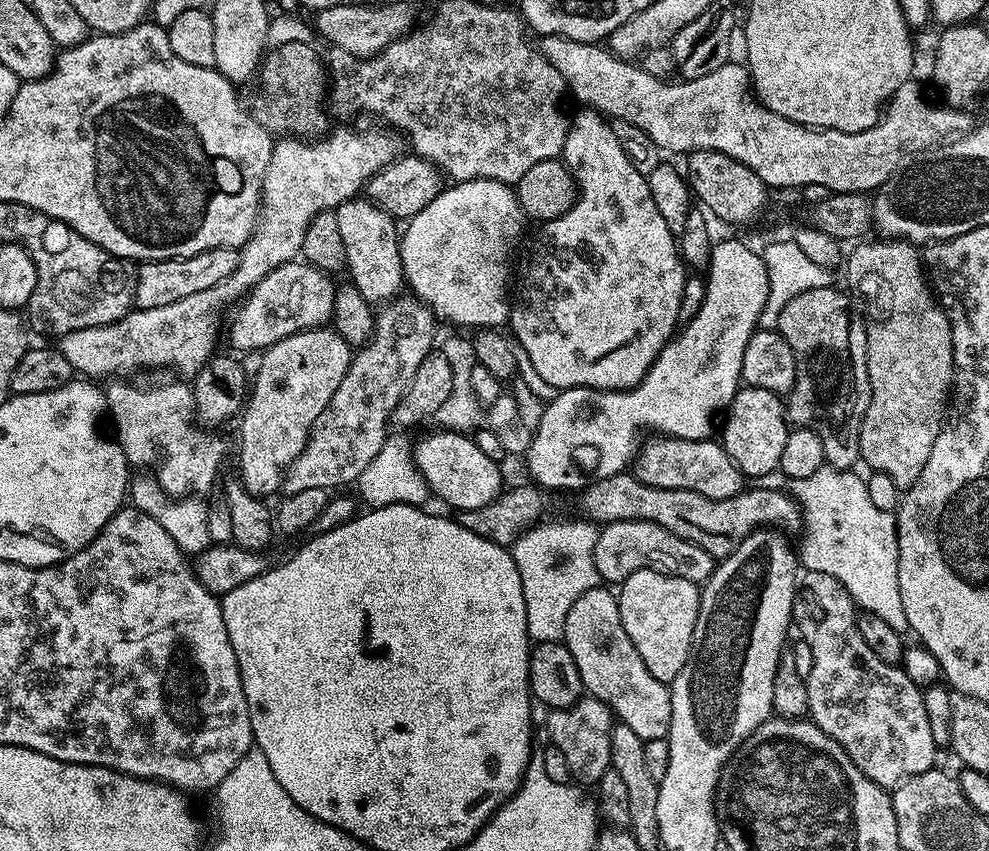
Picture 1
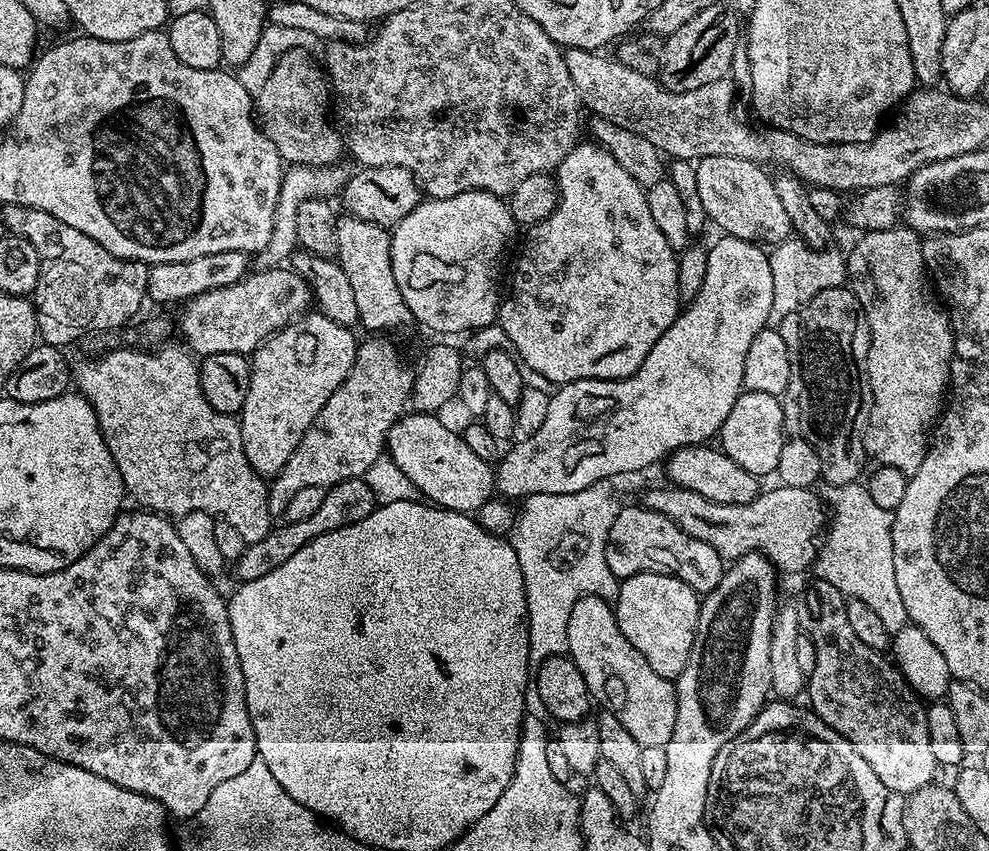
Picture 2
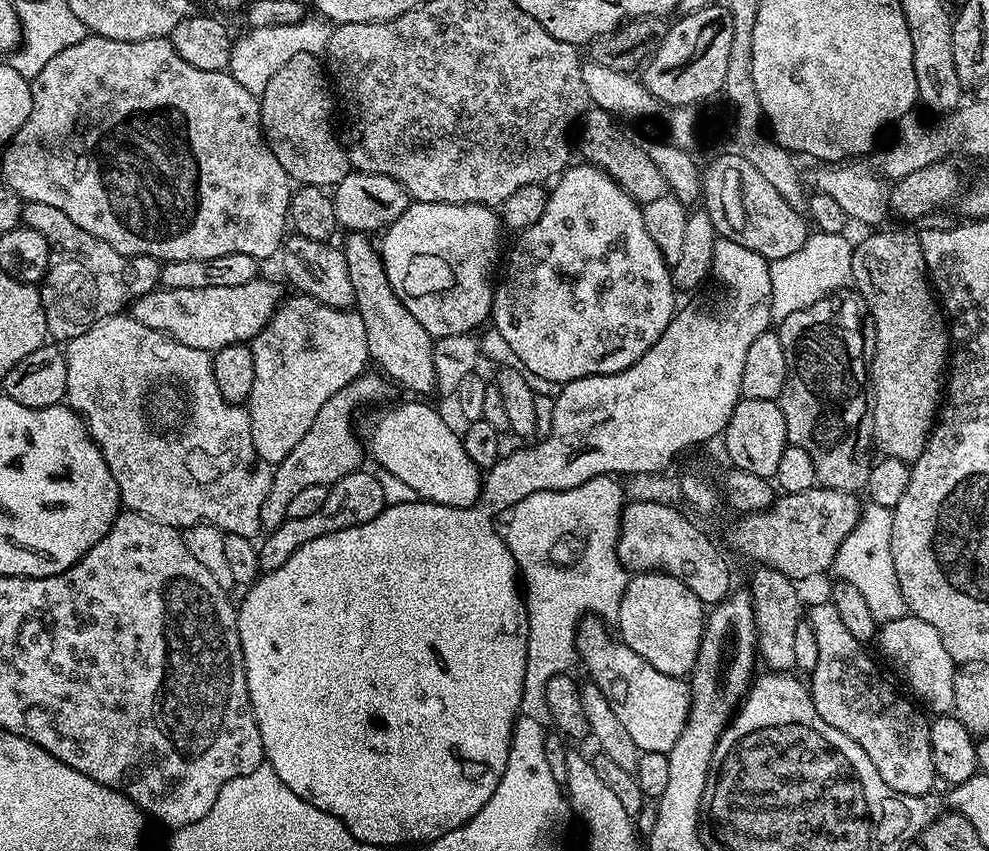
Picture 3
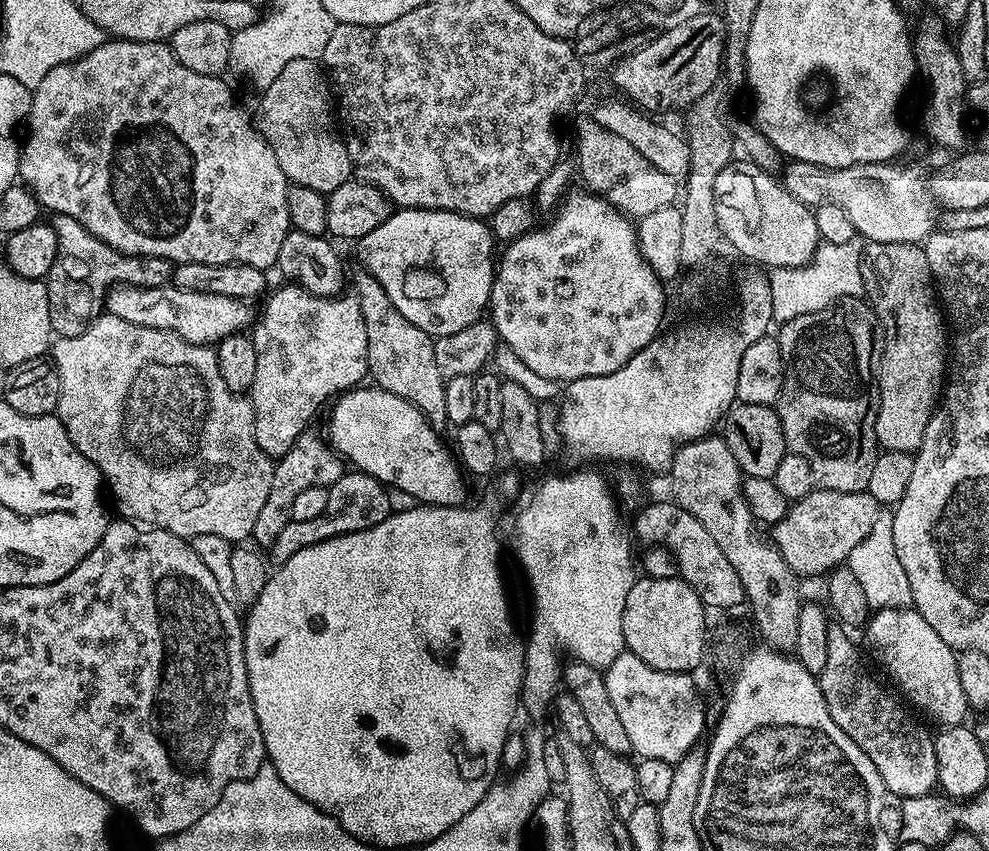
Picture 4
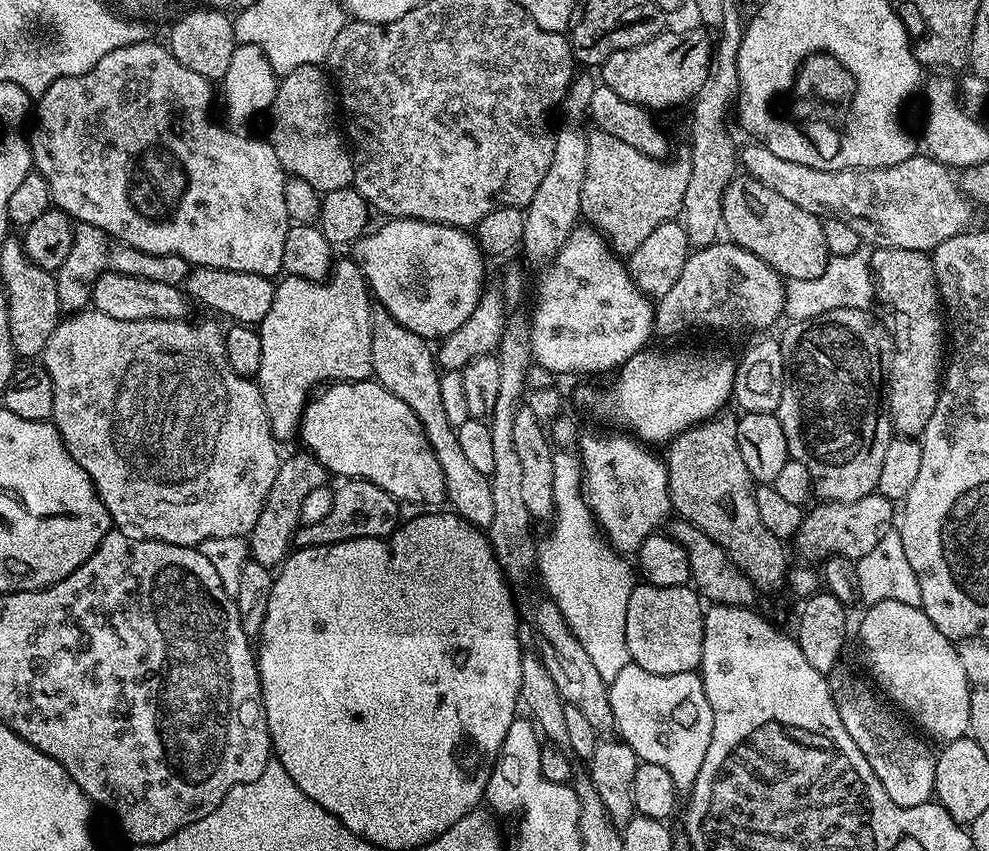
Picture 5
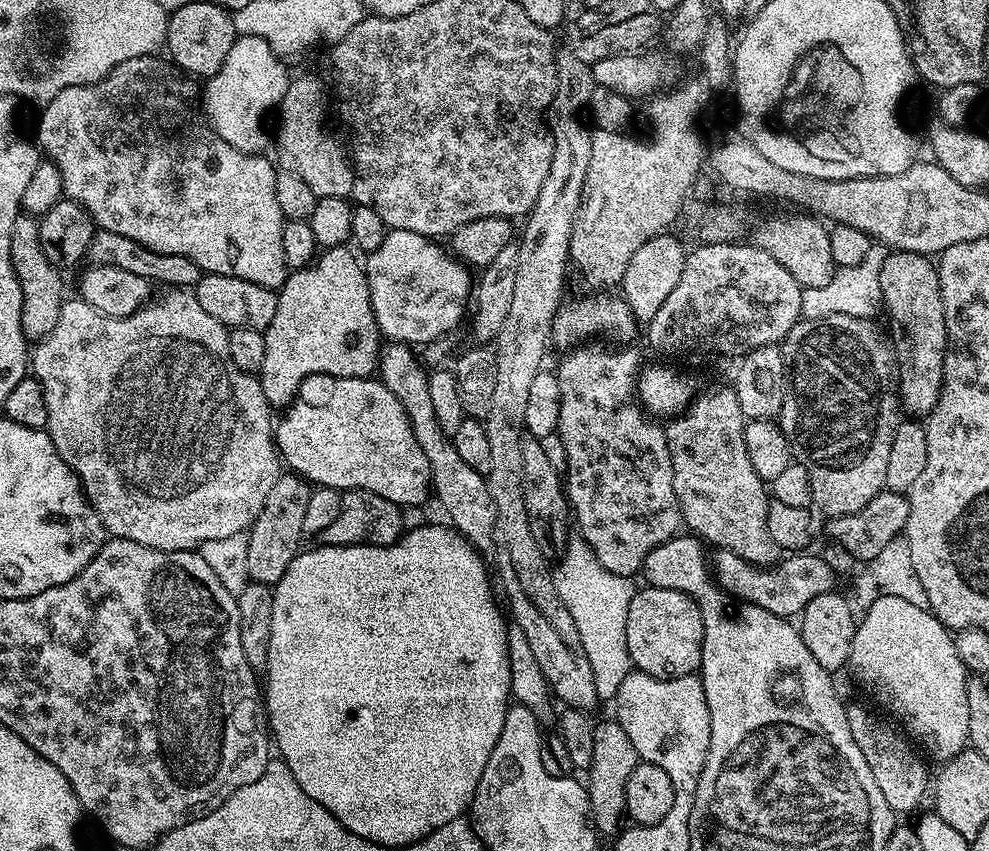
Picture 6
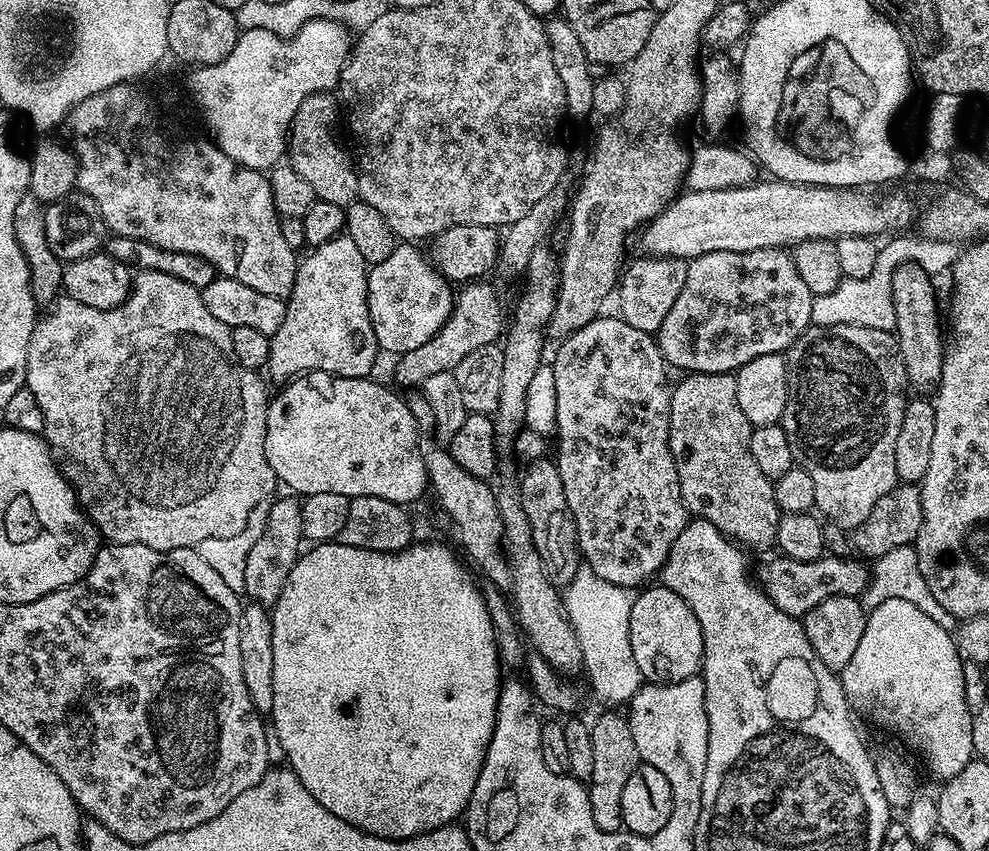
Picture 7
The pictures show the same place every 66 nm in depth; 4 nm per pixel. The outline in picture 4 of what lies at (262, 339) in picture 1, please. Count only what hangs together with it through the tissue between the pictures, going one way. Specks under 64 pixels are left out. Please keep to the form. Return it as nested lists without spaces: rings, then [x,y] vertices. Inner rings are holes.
[[[118,284],[108,291],[104,299],[104,312],[114,318],[122,318],[122,322],[166,330],[186,338],[186,342],[209,346],[233,336],[235,332],[244,332],[254,320],[252,306],[247,300],[226,298],[222,294],[198,294],[194,290],[182,290],[168,284],[153,288]]]

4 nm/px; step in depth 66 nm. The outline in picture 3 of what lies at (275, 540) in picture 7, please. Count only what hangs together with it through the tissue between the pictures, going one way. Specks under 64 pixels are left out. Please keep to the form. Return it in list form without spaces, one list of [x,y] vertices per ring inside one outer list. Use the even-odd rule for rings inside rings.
[[[365,371],[363,376],[350,382],[334,398],[326,398],[322,410],[314,418],[310,430],[302,437],[302,442],[282,458],[280,464],[275,465],[272,481],[270,482],[270,494],[266,494],[266,502],[262,502],[261,529],[271,530],[279,526],[283,520],[288,519],[286,506],[297,496],[298,490],[306,490],[306,486],[318,486],[319,484],[331,486],[346,478],[346,474],[361,471],[363,460],[366,460],[366,448],[348,433],[348,419],[352,411],[359,404],[376,404],[388,396],[390,384],[383,375],[375,371]]]

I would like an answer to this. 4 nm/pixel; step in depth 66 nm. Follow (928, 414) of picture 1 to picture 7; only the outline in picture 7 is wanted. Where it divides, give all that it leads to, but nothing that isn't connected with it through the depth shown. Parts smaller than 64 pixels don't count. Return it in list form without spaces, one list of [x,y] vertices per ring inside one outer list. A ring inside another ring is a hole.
[[[900,264],[892,275],[892,301],[894,302],[894,314],[896,315],[896,327],[894,335],[900,346],[900,357],[904,363],[904,375],[907,383],[916,388],[935,389],[940,383],[944,354],[946,351],[946,336],[940,333],[940,308],[936,305],[936,288],[932,285],[933,277],[926,270],[922,270],[919,264]]]

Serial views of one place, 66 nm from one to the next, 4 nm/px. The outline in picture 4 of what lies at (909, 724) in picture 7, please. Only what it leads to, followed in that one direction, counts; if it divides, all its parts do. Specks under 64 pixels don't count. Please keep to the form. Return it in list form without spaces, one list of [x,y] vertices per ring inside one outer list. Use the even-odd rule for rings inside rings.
[[[882,608],[871,613],[866,625],[868,632],[868,644],[880,655],[880,660],[884,663],[884,668],[888,671],[888,676],[921,708],[924,712],[929,712],[939,723],[944,726],[960,726],[965,723],[964,715],[970,712],[966,702],[966,694],[962,694],[962,681],[958,678],[957,653],[942,638],[938,638],[938,630],[922,618],[916,609],[911,608]]]

